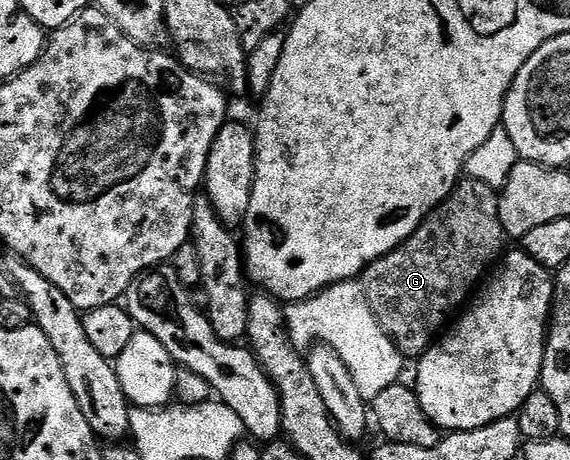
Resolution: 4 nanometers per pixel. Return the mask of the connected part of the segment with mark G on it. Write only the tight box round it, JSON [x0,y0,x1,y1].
[364,177,506,354]

